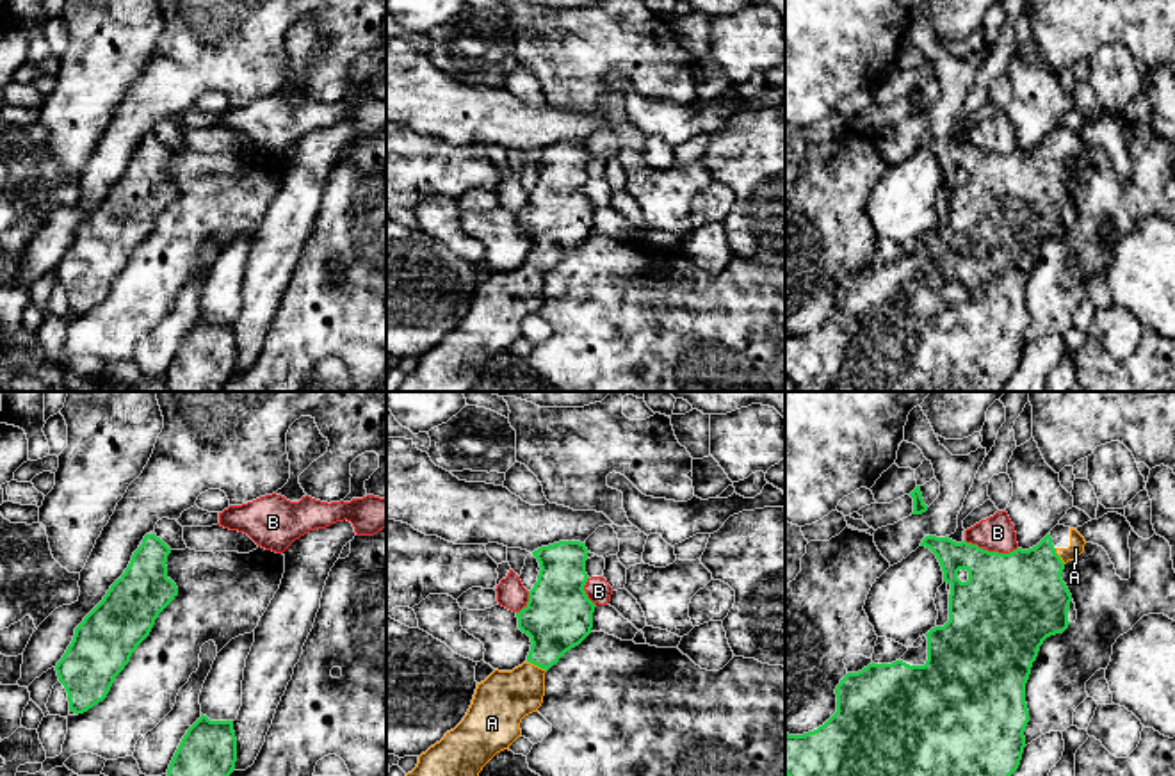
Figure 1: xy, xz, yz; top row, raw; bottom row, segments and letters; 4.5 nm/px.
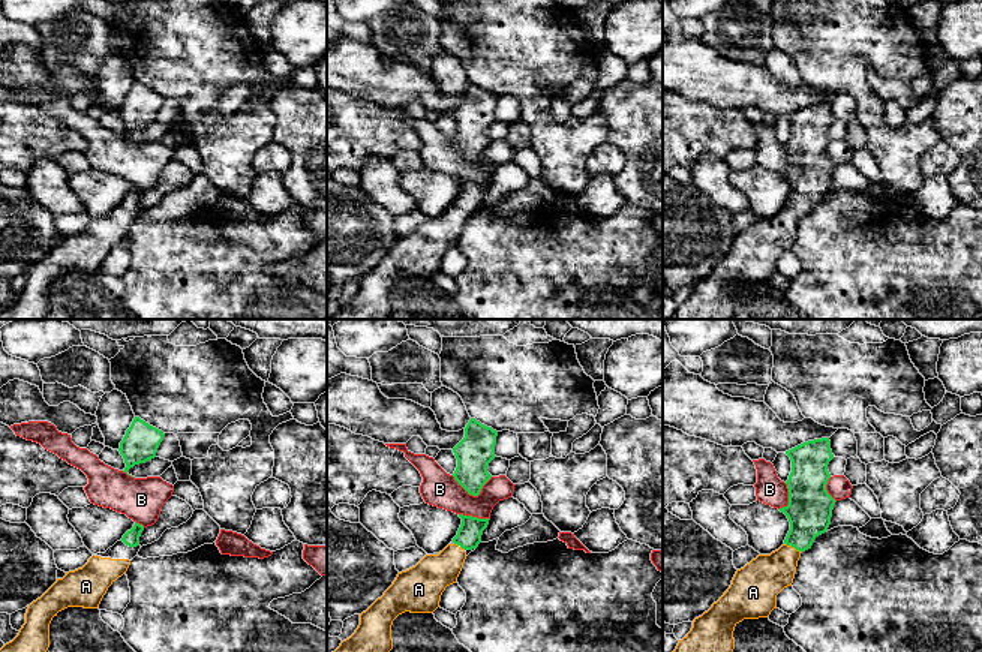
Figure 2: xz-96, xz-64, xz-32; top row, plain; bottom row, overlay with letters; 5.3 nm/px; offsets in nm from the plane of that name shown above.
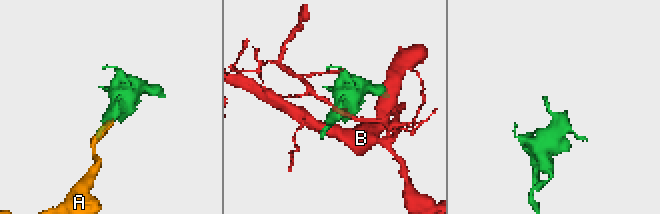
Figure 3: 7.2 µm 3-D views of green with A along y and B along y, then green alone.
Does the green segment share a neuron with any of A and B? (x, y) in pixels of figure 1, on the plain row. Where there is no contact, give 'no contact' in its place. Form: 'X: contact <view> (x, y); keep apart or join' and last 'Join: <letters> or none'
A: contact xz (536, 266); join
B: contact yz (992, 153); keep apart
Join: A

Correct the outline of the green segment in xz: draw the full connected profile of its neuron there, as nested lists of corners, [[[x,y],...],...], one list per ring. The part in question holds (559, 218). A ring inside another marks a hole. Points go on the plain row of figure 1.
[[[559,142],[532,153],[539,164],[539,176],[529,192],[527,206],[516,214],[518,230],[531,238],[527,262],[513,272],[495,271],[477,285],[472,306],[463,322],[418,358],[397,392],[474,392],[482,368],[522,336],[520,324],[538,313],[545,297],[545,274],[579,247],[593,230],[595,205],[588,199],[586,144]]]

